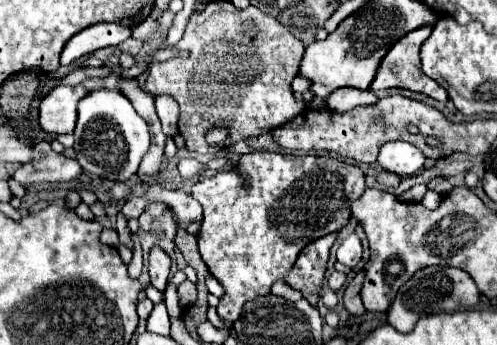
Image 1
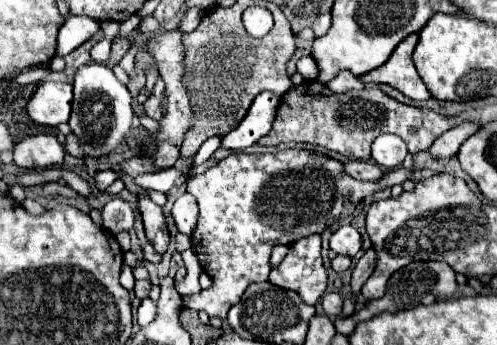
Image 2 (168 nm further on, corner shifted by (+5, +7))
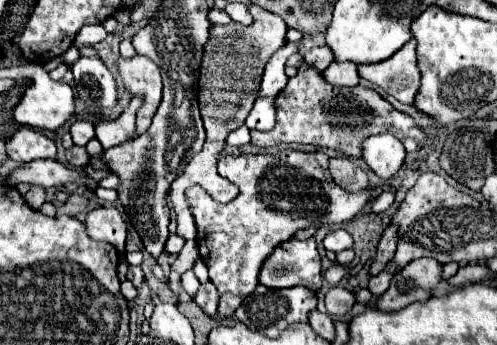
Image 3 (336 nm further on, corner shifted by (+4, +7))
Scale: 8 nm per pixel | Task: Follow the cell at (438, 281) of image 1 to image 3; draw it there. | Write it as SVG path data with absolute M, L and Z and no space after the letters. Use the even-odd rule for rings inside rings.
M418 258L404 266L390 282L390 288L378 298L376 308L396 312L410 302L426 302L432 290L442 282L442 264L432 258Z

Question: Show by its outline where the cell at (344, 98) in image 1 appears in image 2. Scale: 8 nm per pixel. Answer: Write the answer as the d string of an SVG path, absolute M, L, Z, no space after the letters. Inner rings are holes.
M339 72L327 86L333 92L347 92L347 90L361 90L363 82L353 72Z

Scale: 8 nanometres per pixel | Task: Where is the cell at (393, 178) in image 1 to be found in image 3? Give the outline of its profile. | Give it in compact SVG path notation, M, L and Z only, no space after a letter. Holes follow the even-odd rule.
M330 158L330 174L346 190L362 190L368 186L368 174L350 158Z

